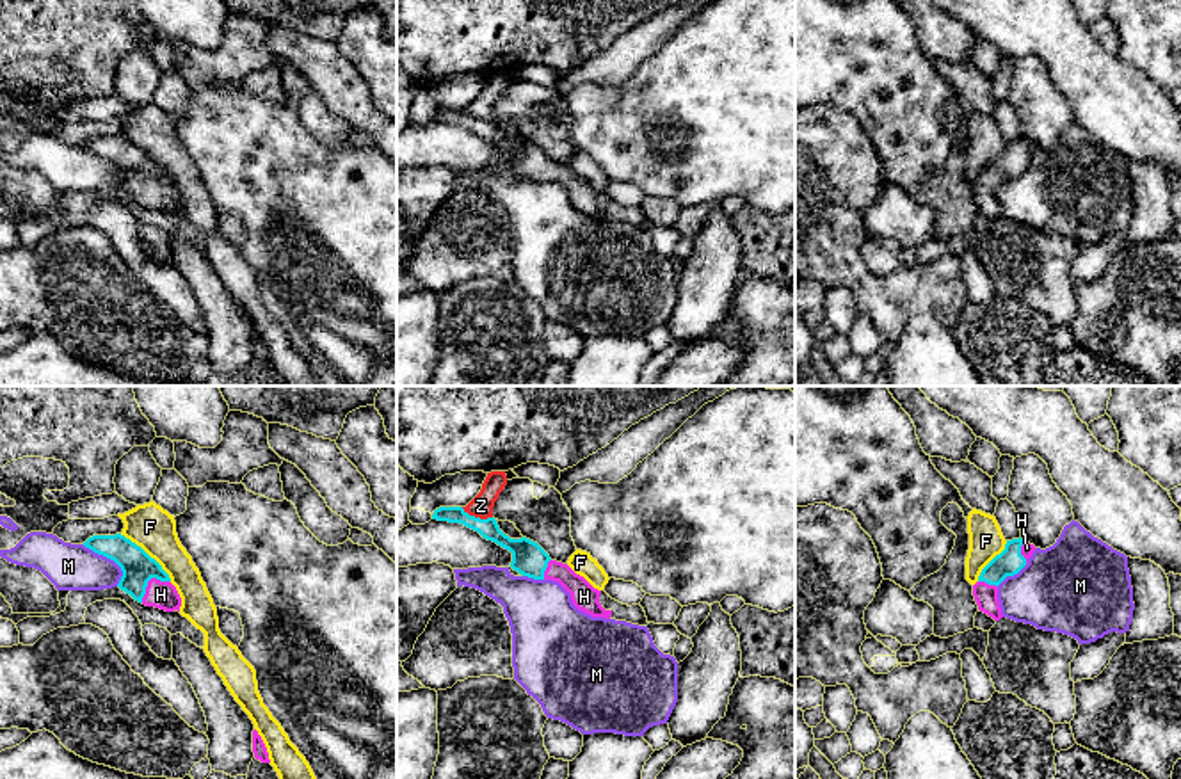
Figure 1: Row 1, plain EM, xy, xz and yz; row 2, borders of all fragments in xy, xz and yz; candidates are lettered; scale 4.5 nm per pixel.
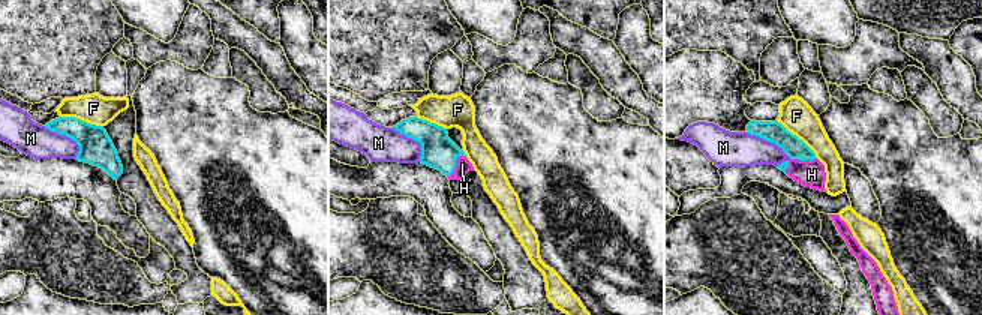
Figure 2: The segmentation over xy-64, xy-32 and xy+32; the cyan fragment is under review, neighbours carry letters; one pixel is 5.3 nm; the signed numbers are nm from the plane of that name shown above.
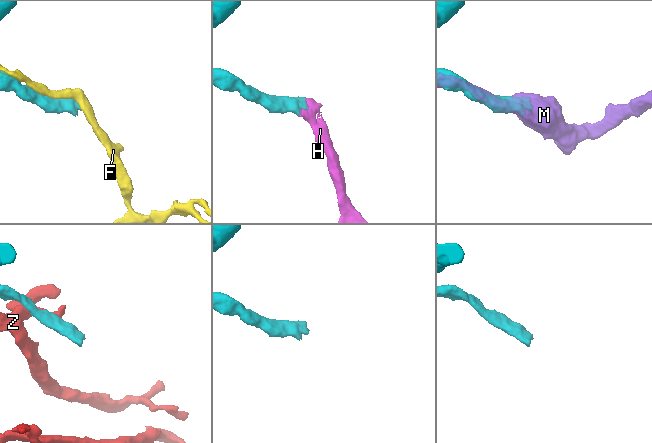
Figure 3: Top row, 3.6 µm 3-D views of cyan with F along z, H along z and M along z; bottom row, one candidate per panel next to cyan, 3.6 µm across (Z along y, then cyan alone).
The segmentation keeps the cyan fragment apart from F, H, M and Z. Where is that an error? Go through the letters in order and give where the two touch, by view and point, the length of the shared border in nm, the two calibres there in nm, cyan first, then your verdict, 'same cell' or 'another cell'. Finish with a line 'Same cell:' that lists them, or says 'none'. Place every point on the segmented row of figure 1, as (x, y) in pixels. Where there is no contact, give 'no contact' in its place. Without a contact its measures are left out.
F: xy (146, 554) | 320 nm | 150/200 nm | another cell
H: xy (148, 580) | 170 nm | 150/130 nm | same cell
M: xy (111, 559) | 260 nm | 150/220 nm | another cell
Z: xz (477, 518) | 150 nm | 100/100 nm | another cell
Same cell: H

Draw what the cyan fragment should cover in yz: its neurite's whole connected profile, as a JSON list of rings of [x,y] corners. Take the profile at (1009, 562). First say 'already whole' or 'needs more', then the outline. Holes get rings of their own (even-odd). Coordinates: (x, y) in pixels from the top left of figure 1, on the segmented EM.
needs more; [[[1024,539],[1007,541],[1005,550],[996,555],[980,573],[973,585],[973,596],[978,610],[1000,621],[1001,608],[998,601],[998,585],[1007,578],[1017,574],[1026,564],[1035,546]]]

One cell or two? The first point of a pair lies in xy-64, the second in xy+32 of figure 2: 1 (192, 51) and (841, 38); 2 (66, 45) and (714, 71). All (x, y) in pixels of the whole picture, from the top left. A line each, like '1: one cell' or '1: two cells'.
1: two cells
2: two cells

